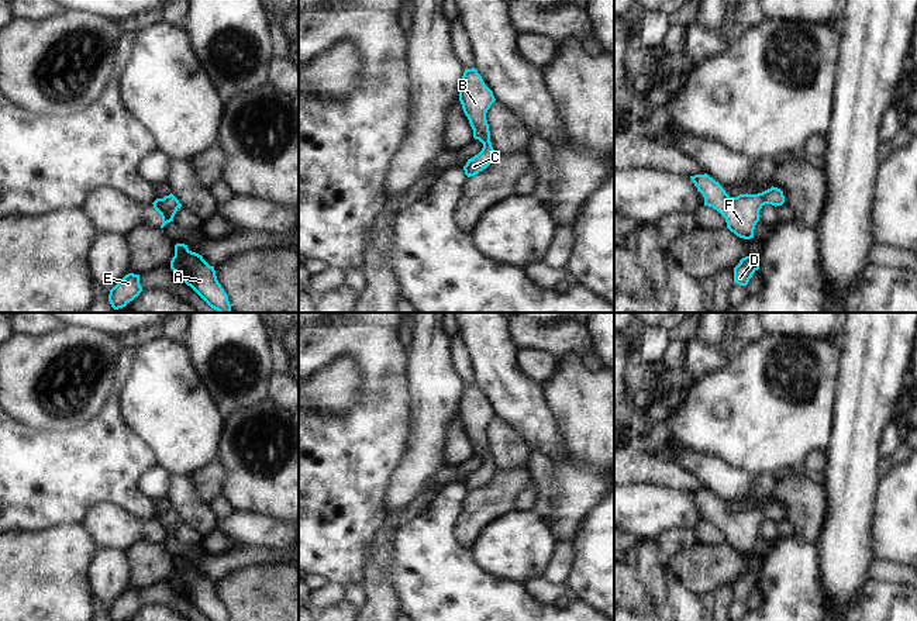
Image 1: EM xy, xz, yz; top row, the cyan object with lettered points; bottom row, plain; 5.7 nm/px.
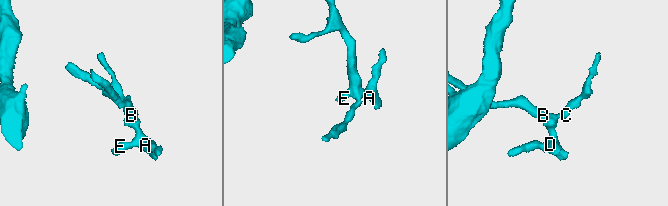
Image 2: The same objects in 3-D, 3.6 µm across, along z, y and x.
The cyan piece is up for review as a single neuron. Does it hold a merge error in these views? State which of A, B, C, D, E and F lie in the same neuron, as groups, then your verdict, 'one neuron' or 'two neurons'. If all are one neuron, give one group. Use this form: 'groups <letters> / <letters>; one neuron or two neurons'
groups A B C D E F; one neuron

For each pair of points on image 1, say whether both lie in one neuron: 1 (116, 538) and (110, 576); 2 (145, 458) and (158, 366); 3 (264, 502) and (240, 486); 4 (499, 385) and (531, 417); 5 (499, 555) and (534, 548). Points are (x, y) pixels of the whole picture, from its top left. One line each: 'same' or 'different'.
1: different
2: different
3: same
4: same
5: same

